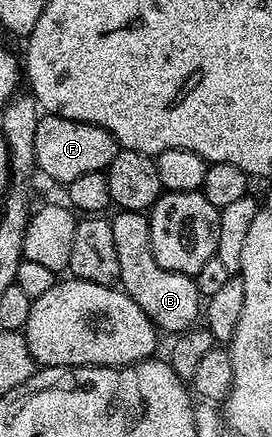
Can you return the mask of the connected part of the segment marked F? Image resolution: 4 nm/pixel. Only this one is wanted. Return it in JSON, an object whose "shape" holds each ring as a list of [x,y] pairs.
{"shape":[[[42,114],[35,129],[35,157],[33,162],[36,170],[41,171],[49,179],[61,185],[75,181],[75,177],[83,177],[83,173],[105,171],[117,156],[119,144],[117,138],[107,129],[99,125],[91,125],[83,121],[71,121],[67,117]]]}

